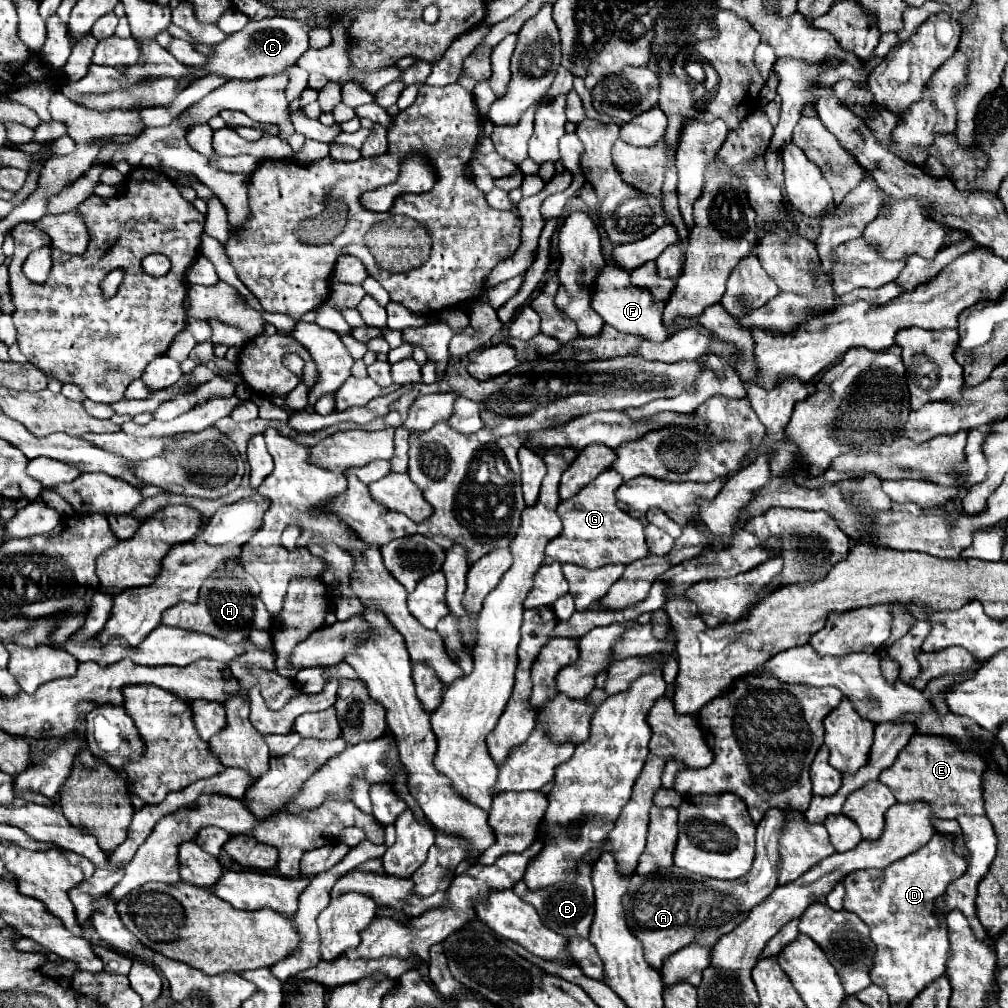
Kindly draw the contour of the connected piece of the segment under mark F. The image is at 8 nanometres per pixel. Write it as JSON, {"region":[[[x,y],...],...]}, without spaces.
{"region":[[[607,265],[601,271],[601,275],[597,277],[597,287],[593,291],[593,307],[601,313],[605,323],[613,325],[617,331],[629,333],[629,335],[639,335],[639,337],[655,341],[655,343],[665,341],[667,337],[671,337],[673,333],[677,333],[679,329],[685,329],[685,327],[695,327],[705,335],[713,335],[711,331],[705,331],[705,327],[701,327],[695,319],[677,319],[677,321],[673,321],[671,327],[665,327],[663,325],[665,303],[661,303],[661,301],[657,303],[657,301],[653,301],[653,297],[647,291],[635,289],[629,281],[629,273],[625,273],[621,267],[615,267],[615,265]]]}

